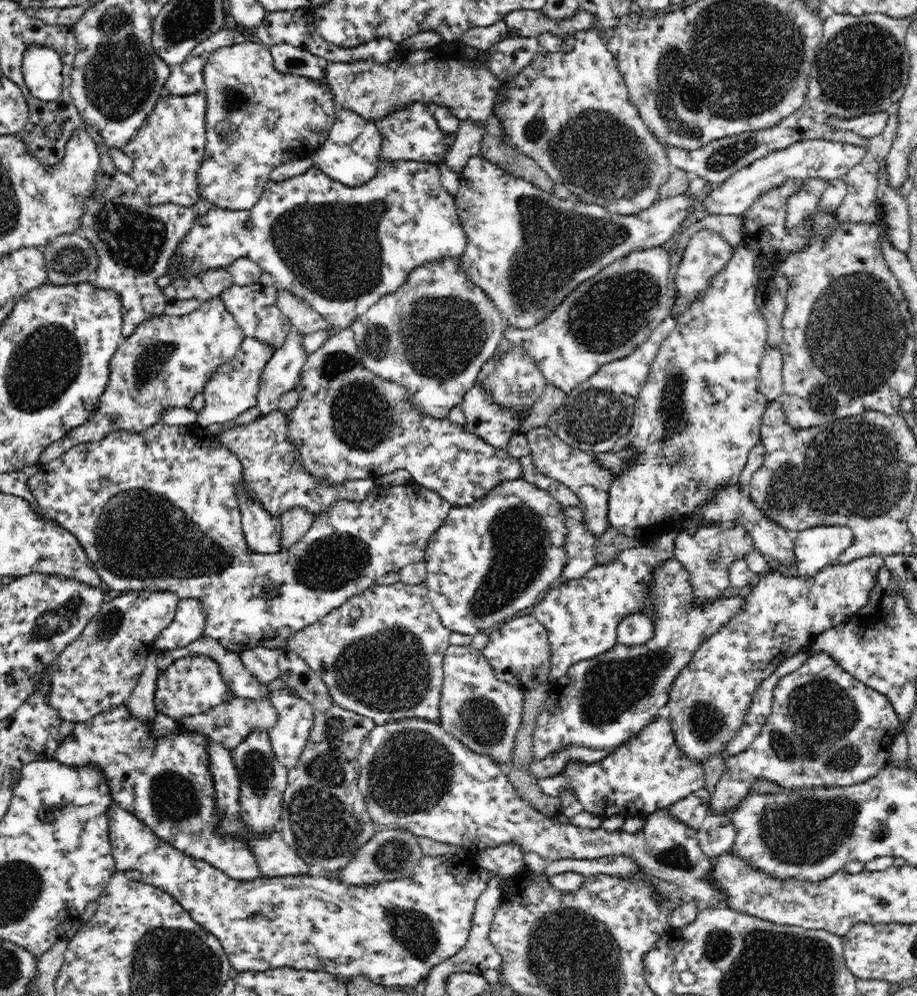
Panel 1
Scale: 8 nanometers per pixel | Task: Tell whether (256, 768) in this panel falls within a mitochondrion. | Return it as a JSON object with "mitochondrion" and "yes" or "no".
{"mitochondrion":"yes"}

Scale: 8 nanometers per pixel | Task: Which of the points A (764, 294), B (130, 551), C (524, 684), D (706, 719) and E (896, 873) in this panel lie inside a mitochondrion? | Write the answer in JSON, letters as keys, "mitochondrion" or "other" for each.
{"A":"other","B":"mitochondrion","C":"other","D":"mitochondrion","E":"other"}

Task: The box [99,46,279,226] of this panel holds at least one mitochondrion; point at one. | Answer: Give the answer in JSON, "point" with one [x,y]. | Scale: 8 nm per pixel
{"point":[232,99]}

